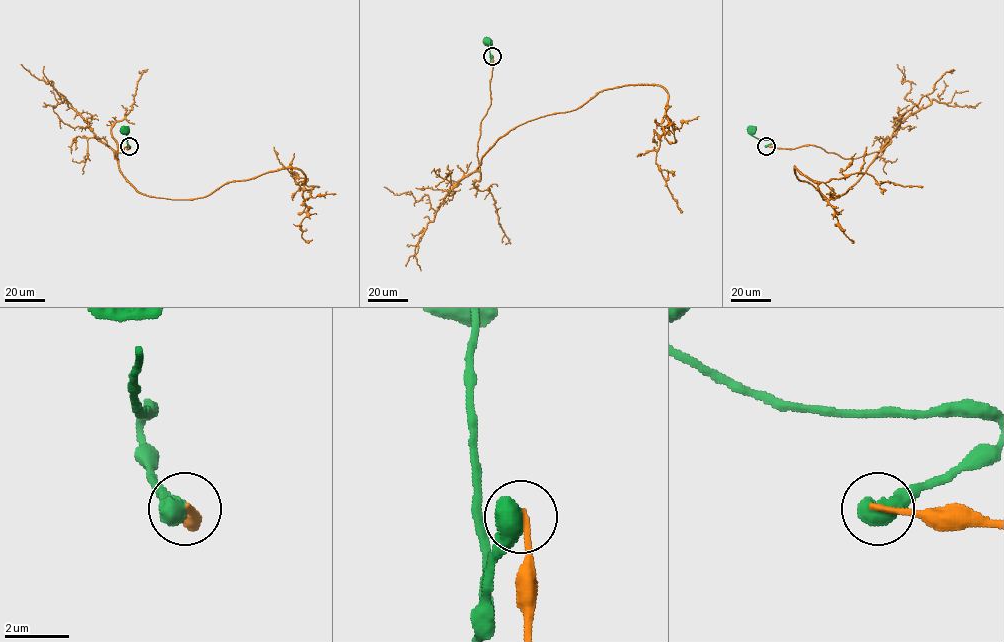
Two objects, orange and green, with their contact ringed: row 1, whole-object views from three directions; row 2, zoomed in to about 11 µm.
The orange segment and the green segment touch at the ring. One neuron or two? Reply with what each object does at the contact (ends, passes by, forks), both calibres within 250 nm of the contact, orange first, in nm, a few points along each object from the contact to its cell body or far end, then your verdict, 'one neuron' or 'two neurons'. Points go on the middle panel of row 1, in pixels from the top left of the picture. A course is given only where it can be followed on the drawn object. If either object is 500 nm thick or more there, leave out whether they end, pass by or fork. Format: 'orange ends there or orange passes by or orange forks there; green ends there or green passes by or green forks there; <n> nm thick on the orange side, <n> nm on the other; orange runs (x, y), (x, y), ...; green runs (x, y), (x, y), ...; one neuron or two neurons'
180 nm thick on the orange side, 750 nm on the other; orange runs (492, 56), (479, 170), (517, 126), (605, 90), (658, 84), (671, 121), (655, 162), (682, 213); green runs (492, 56), (490, 64), (487, 42); one neuron

